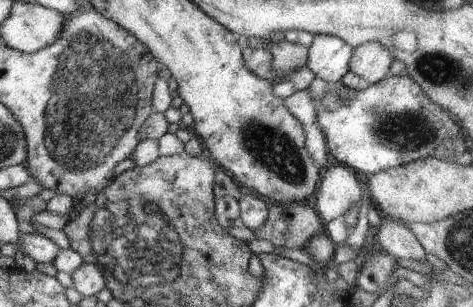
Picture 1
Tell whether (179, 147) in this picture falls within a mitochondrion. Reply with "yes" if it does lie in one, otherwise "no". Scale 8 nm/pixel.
no

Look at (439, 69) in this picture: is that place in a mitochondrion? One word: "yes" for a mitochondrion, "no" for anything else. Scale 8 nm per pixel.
yes

